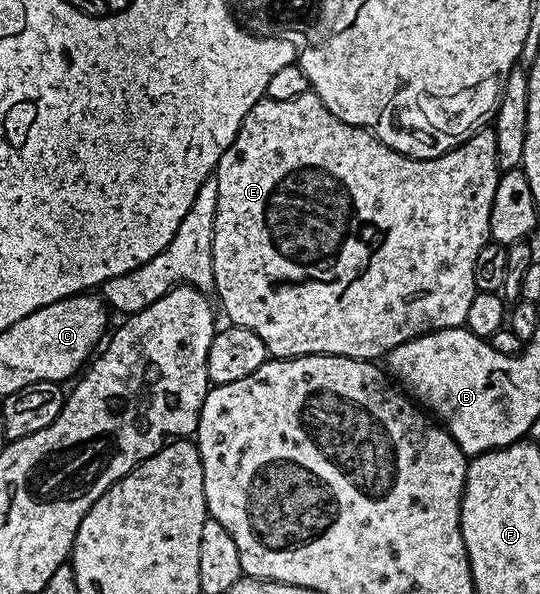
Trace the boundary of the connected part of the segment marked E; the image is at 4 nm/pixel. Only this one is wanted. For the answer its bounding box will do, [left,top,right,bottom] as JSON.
[213,91,499,362]

